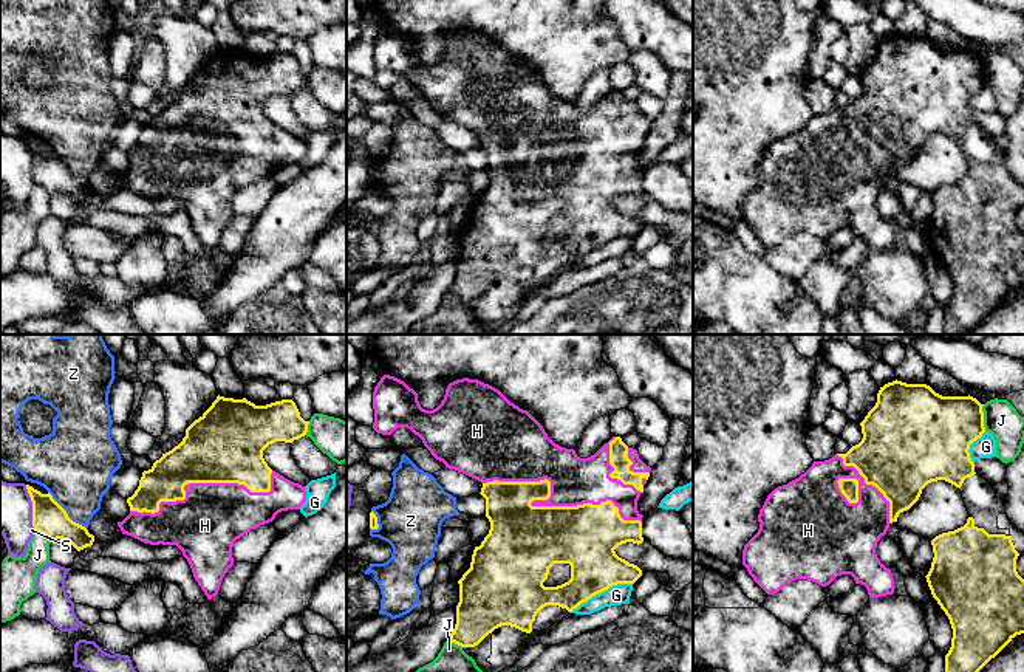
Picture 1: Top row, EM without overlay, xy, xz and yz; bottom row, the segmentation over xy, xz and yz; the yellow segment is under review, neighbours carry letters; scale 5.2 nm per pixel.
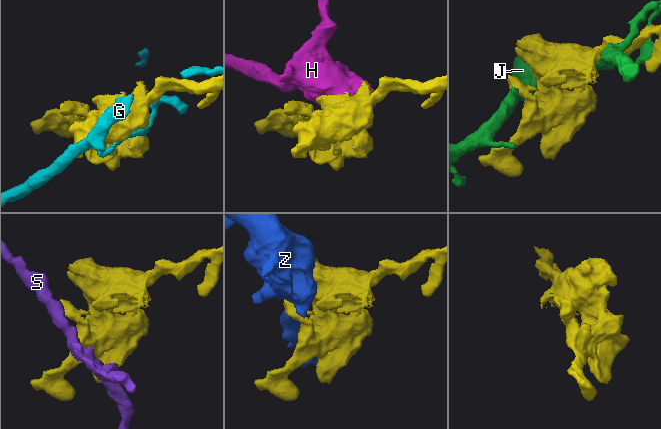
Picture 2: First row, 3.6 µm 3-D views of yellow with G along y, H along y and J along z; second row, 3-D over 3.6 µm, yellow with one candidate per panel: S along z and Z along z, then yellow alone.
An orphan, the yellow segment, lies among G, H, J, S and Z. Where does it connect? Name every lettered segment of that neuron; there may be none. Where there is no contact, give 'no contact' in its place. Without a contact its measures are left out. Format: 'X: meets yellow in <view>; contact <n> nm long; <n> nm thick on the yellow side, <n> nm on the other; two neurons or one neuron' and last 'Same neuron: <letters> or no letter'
G: meets yellow in xz; contact 360 nm long; 280 nm thick on the yellow side, 110 nm on the other; two neurons
H: meets yellow in xz; contact 850 nm long; 380 nm thick on the yellow side, 240 nm on the other; one neuron
J: meets yellow in yz; contact 140 nm long; 380 nm thick on the yellow side, 180 nm on the other; two neurons
S: meets yellow in xy; contact 240 nm long; 170 nm thick on the yellow side, 280 nm on the other; two neurons
Z: meets yellow in xy; contact 280 nm long; 170 nm thick on the yellow side, 380 nm on the other; two neurons
Same neuron: H

